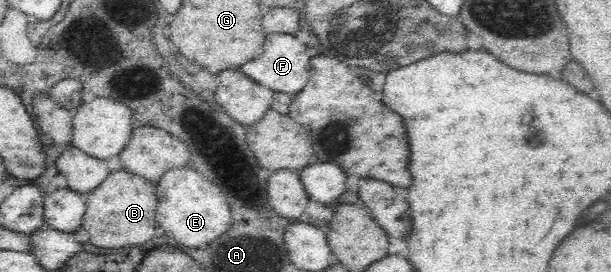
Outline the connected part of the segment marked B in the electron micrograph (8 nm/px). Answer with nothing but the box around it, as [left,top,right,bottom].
[83,169,159,248]

